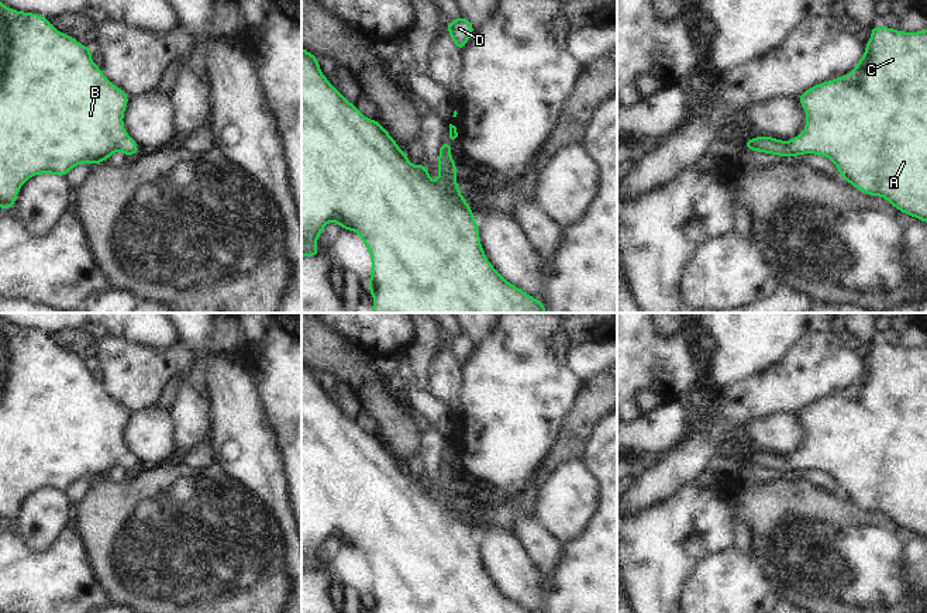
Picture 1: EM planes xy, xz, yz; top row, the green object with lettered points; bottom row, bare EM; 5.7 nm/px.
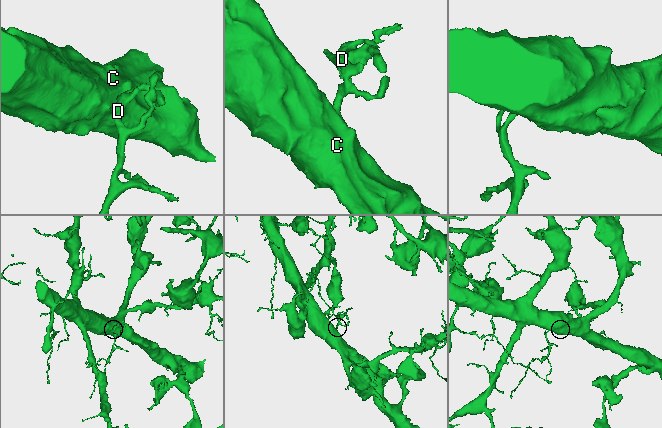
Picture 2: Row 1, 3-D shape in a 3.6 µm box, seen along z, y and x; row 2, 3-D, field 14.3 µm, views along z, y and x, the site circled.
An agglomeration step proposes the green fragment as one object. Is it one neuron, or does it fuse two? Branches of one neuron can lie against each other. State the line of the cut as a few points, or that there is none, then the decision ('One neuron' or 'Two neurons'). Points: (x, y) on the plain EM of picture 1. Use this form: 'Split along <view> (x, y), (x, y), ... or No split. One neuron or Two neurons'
No split. One neuron.

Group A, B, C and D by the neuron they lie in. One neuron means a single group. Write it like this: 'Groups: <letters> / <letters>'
Groups: A B C D.

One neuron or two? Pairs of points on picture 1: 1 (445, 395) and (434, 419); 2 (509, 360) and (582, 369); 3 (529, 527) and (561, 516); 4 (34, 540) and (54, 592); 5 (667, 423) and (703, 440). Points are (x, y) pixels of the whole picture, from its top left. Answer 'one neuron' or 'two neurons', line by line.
1: two neurons
2: two neurons
3: two neurons
4: two neurons
5: two neurons

